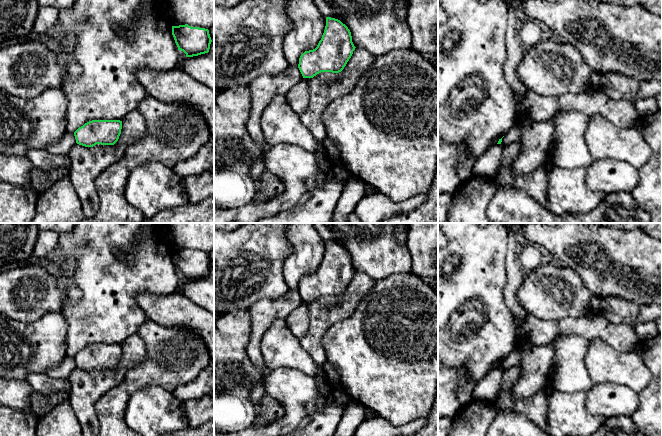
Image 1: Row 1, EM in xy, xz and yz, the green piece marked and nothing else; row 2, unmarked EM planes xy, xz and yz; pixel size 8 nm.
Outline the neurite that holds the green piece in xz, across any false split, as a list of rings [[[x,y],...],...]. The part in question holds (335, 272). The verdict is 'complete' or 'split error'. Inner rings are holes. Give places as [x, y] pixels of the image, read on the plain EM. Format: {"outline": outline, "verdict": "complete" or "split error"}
{"outline": [[[326,241],[321,264],[315,273],[300,280],[298,292],[303,302],[313,302],[321,296],[339,297],[355,272],[348,251],[338,243]]], "verdict": "complete"}

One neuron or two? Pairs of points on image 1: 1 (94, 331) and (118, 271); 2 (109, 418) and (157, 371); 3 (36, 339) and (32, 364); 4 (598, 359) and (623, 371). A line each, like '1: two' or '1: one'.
1: one
2: one
3: one
4: one

